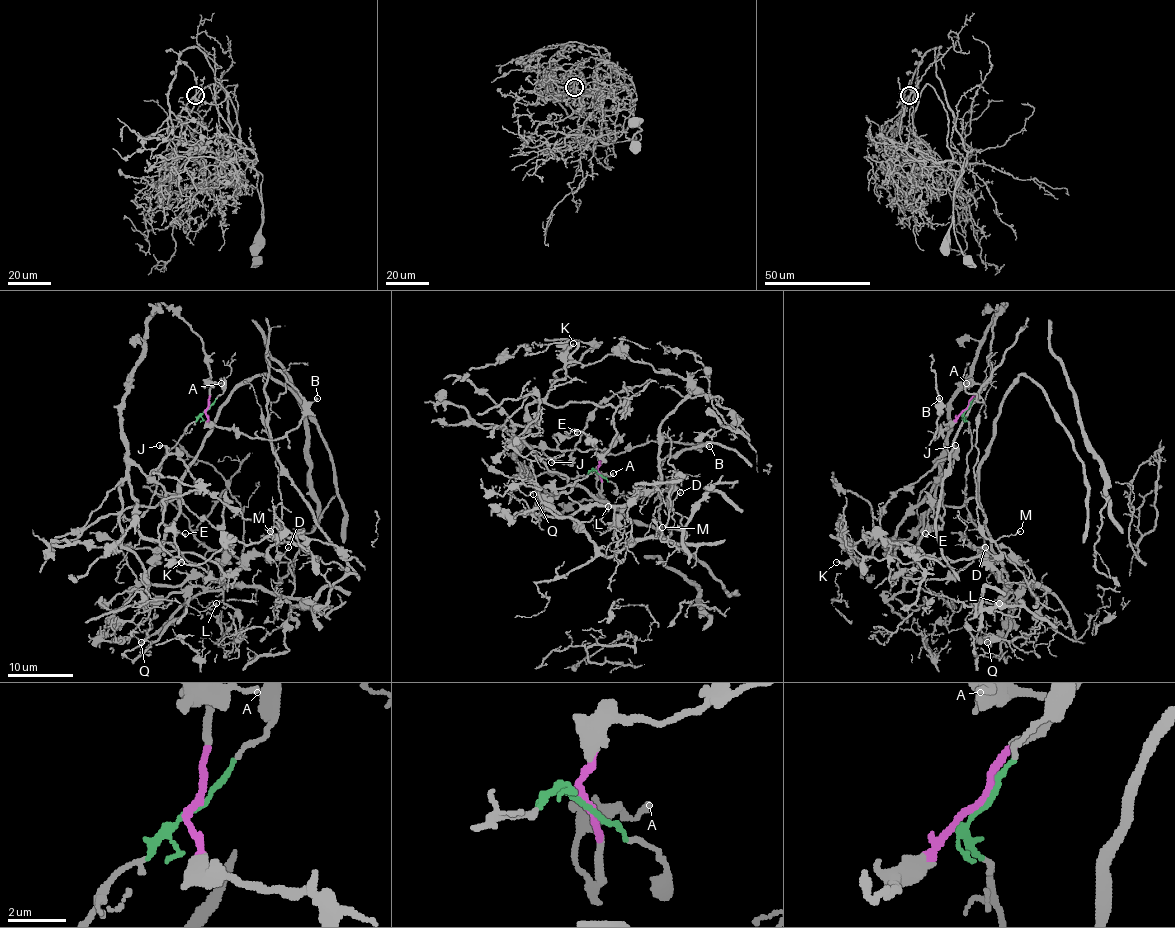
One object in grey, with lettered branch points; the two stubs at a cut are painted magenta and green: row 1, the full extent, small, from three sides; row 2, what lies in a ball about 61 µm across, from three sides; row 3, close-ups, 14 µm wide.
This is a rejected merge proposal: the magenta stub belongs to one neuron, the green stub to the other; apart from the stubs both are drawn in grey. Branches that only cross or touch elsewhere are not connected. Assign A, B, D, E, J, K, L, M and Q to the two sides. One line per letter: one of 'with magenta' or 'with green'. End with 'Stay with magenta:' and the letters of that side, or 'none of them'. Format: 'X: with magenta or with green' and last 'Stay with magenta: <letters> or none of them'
A: with magenta
B: with magenta
D: with green
E: with magenta
J: with magenta
K: with magenta
L: with green
M: with green
Q: with green
Stay with magenta: A, B, E, J, K

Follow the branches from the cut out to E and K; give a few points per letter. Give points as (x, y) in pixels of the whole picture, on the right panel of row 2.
E: (966, 409), (987, 381), (994, 319), (1006, 304), (951, 403), (939, 500), (925, 533)
K: (966, 409), (987, 381), (994, 319), (1006, 304), (971, 376), (951, 403), (941, 477), (869, 559), (836, 561)

